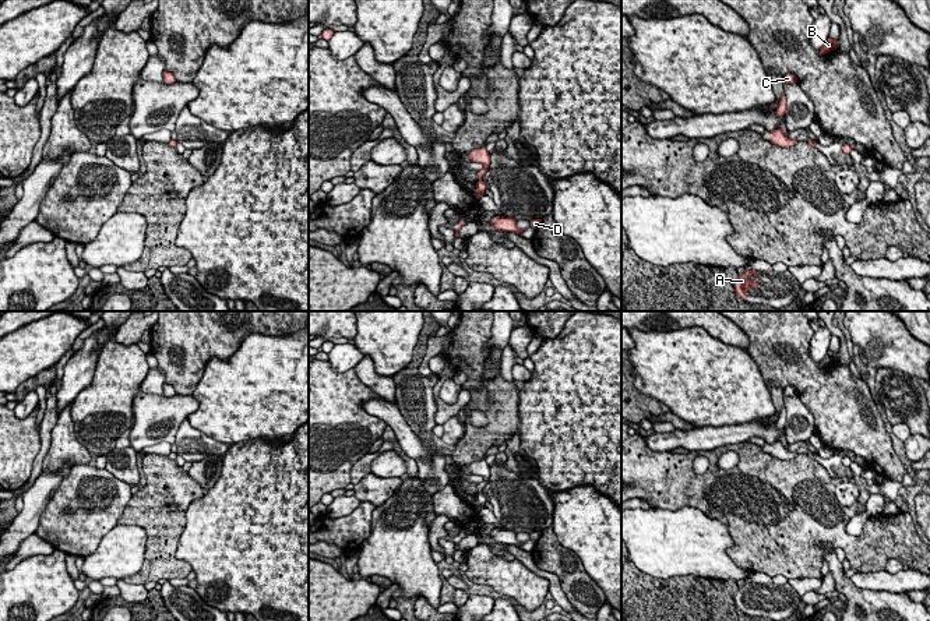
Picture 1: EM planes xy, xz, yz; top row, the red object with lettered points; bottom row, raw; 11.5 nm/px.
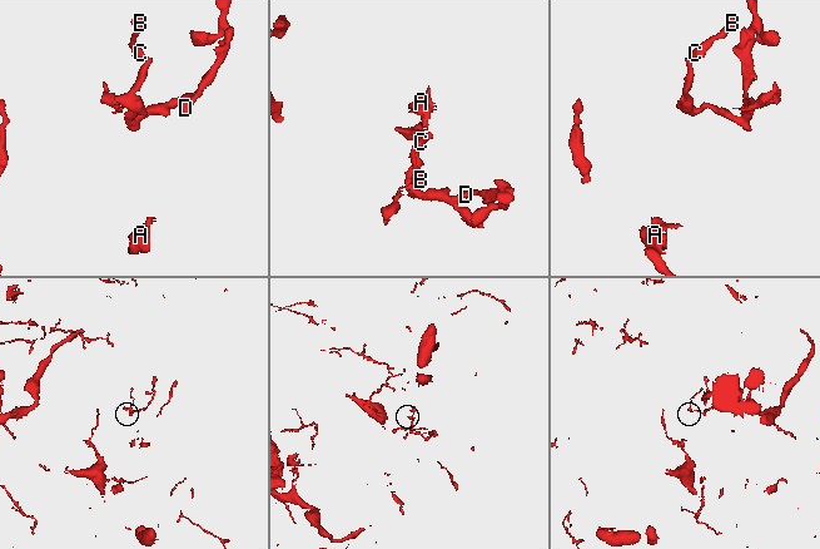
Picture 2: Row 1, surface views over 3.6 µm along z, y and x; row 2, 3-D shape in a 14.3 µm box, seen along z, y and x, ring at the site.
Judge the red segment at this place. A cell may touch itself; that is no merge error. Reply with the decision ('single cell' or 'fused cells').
fused cells

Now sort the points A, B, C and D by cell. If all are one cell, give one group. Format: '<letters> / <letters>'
A B C / D

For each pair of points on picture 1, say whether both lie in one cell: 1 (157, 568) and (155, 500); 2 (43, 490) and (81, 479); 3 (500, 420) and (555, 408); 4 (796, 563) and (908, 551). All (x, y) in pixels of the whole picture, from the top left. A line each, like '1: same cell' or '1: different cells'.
1: same cell
2: different cells
3: different cells
4: same cell

